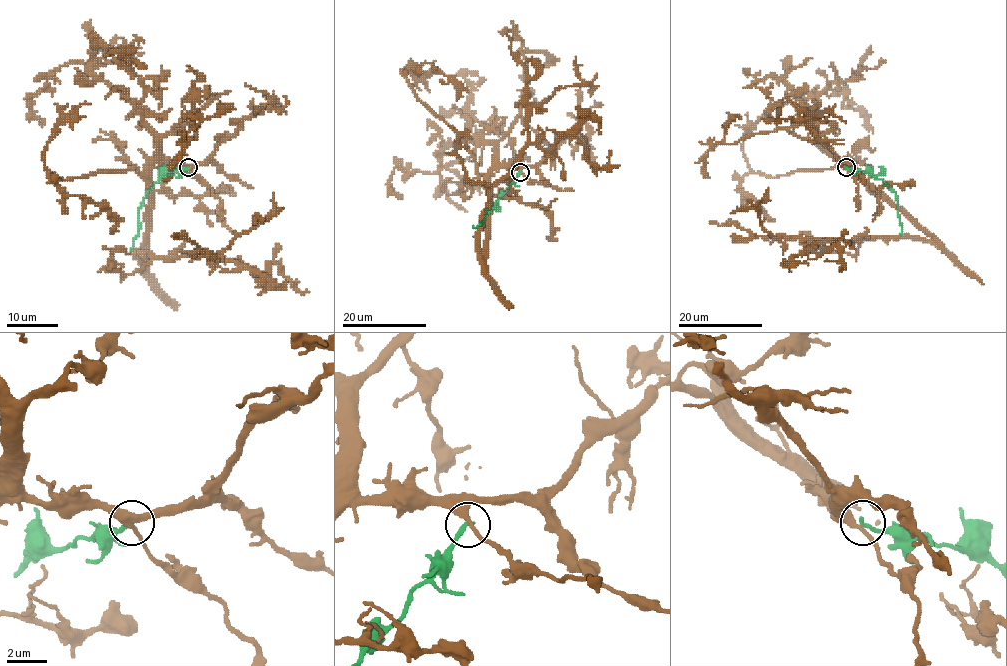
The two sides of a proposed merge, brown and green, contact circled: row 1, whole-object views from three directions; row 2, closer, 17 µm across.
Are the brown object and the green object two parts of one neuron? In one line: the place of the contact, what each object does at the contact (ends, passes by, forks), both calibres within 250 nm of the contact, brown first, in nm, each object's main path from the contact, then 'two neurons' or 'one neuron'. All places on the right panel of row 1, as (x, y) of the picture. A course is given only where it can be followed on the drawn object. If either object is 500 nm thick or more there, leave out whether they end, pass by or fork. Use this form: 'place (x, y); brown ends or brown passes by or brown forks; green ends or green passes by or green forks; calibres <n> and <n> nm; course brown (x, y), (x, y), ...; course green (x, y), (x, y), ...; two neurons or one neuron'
place (846, 167); brown passes by; green ends; calibres 300 and 220 nm; course brown (845, 167), (842, 162), (904, 210), (935, 240), (774, 237), (761, 226), (757, 210), (745, 207), (731, 212); course green (846, 167), (870, 172), (896, 194), (902, 235); two neurons

